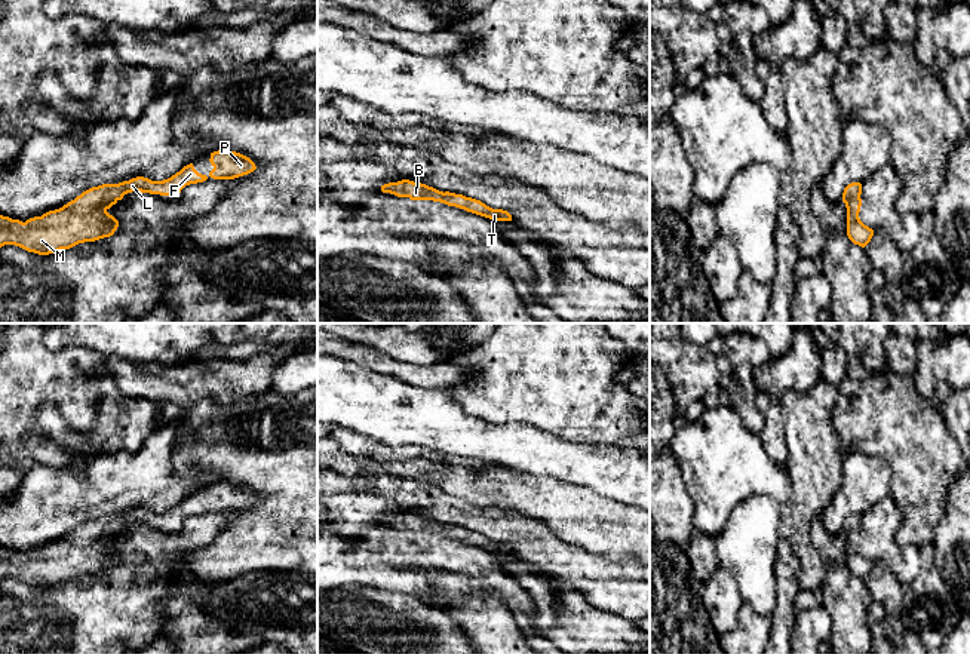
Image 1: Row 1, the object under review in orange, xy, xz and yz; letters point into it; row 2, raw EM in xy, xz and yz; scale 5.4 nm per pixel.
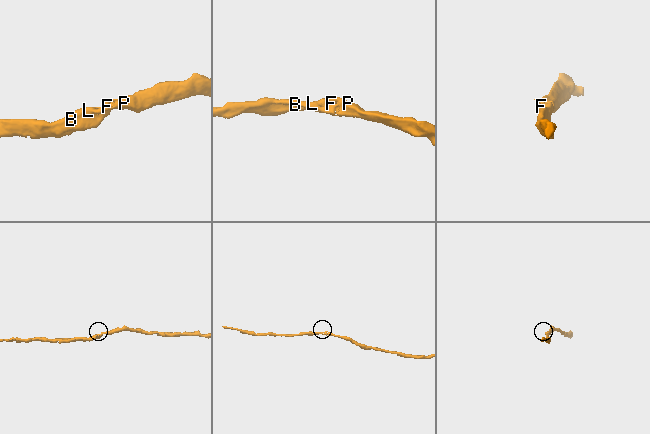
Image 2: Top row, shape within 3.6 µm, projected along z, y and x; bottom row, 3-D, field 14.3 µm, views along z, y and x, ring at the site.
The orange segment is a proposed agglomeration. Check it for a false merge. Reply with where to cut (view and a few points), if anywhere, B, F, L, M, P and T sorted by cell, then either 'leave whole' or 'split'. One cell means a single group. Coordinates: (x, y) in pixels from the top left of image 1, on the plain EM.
cut none; groups B F L M P T; leave whole

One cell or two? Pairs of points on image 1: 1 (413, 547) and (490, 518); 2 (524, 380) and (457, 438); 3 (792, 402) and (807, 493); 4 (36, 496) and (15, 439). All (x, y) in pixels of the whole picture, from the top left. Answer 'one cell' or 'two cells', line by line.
1: two cells
2: two cells
3: one cell
4: two cells

